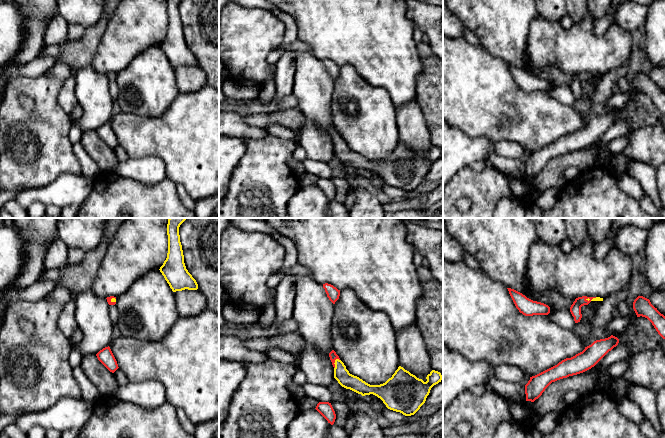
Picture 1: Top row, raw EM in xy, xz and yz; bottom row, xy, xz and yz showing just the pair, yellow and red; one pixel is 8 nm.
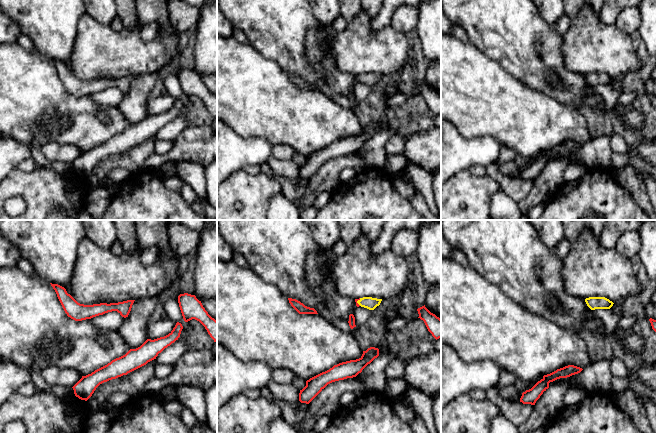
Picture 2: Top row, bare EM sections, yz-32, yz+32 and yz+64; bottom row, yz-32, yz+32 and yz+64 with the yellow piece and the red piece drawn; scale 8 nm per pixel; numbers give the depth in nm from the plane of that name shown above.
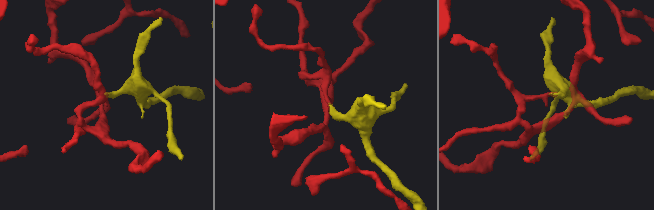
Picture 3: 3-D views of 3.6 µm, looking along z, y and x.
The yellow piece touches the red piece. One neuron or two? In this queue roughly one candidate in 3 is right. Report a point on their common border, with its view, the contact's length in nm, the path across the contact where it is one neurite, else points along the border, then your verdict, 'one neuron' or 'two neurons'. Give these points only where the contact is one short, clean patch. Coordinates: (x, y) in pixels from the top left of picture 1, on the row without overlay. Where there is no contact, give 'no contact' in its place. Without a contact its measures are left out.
contact xz (334, 139); length 90 nm; way xz (341, 150), (340, 145), (334, 139), (333, 132); one neuron

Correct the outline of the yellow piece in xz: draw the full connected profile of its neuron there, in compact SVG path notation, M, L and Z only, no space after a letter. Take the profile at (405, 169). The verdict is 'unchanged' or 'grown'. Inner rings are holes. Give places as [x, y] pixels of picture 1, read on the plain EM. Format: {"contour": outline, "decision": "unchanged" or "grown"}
{"contour": "M334 126L329 129L329 133L334 143L334 154L342 163L362 172L373 170L380 174L388 185L405 192L414 191L425 179L431 164L442 156L441 149L432 146L424 158L399 142L385 159L370 161L350 150Z", "decision": "grown"}

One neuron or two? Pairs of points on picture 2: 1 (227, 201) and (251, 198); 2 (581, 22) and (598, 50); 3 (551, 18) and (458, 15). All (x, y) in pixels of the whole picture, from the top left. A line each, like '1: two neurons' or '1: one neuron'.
1: one neuron
2: one neuron
3: two neurons

